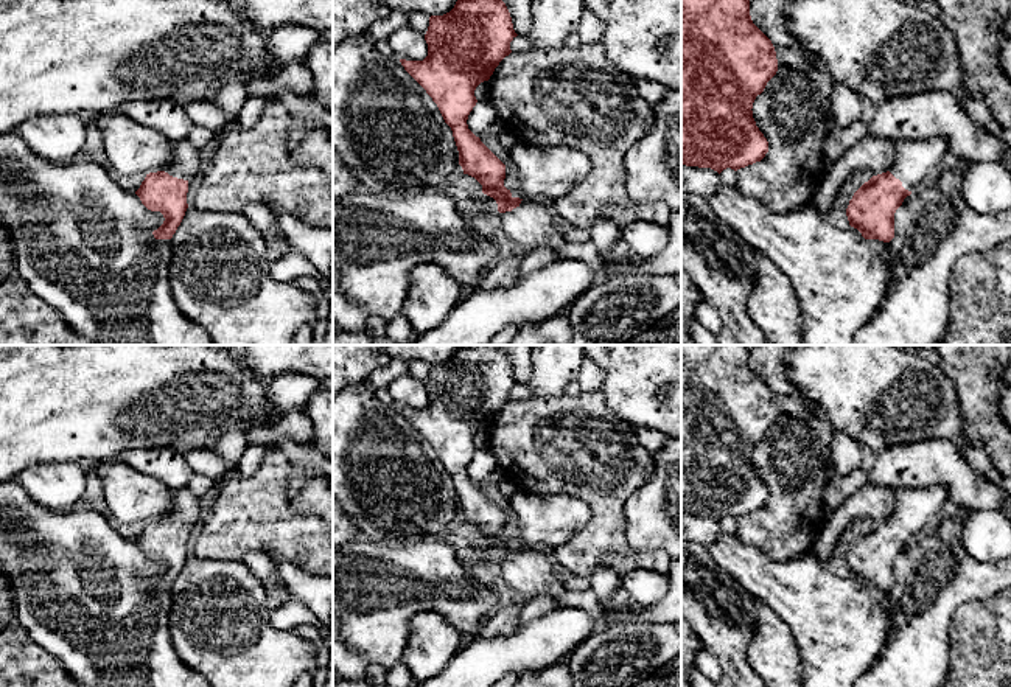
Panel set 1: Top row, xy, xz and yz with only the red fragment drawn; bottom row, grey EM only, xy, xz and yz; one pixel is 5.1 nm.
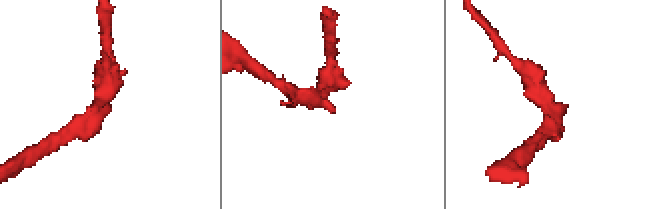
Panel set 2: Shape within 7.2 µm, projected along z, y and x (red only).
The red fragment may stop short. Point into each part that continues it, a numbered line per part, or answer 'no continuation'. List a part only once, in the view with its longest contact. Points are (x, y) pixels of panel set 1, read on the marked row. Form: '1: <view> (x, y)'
1: yz (915, 160)

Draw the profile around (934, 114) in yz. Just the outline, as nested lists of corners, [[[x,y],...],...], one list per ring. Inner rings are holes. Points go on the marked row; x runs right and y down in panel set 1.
[[[943,90],[879,103],[868,134],[894,141],[944,137],[949,141],[950,152],[971,163],[1002,163],[1008,148],[1002,138],[981,132],[963,112],[953,95]]]

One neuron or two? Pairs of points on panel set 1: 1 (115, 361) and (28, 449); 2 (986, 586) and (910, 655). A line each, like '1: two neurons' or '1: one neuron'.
1: one neuron
2: one neuron

